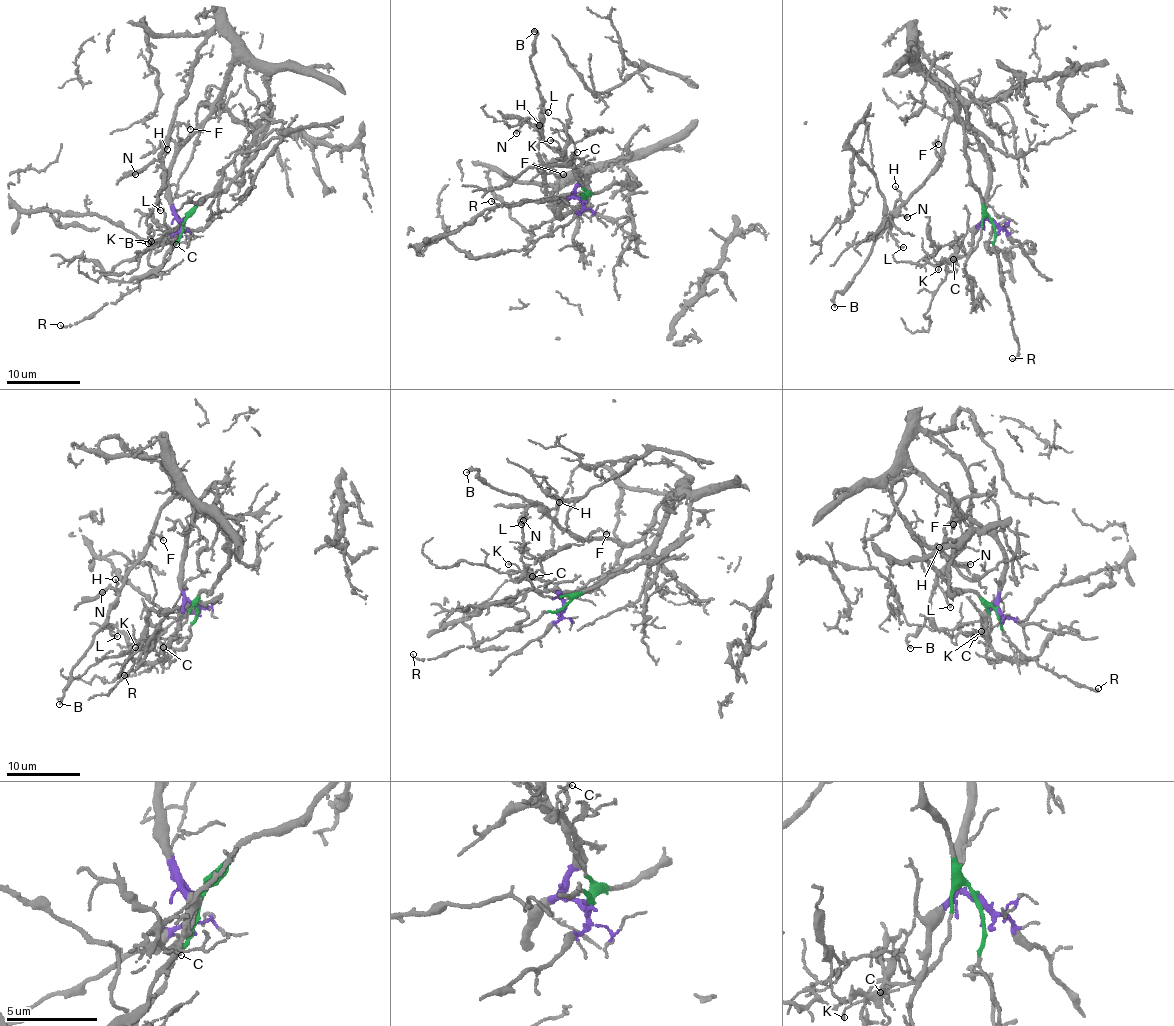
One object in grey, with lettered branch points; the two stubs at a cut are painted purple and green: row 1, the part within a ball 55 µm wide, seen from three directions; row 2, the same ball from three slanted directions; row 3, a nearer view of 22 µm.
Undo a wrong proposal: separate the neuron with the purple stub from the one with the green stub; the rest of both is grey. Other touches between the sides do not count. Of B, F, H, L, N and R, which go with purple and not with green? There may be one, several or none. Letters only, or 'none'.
B, F, H, L, N

